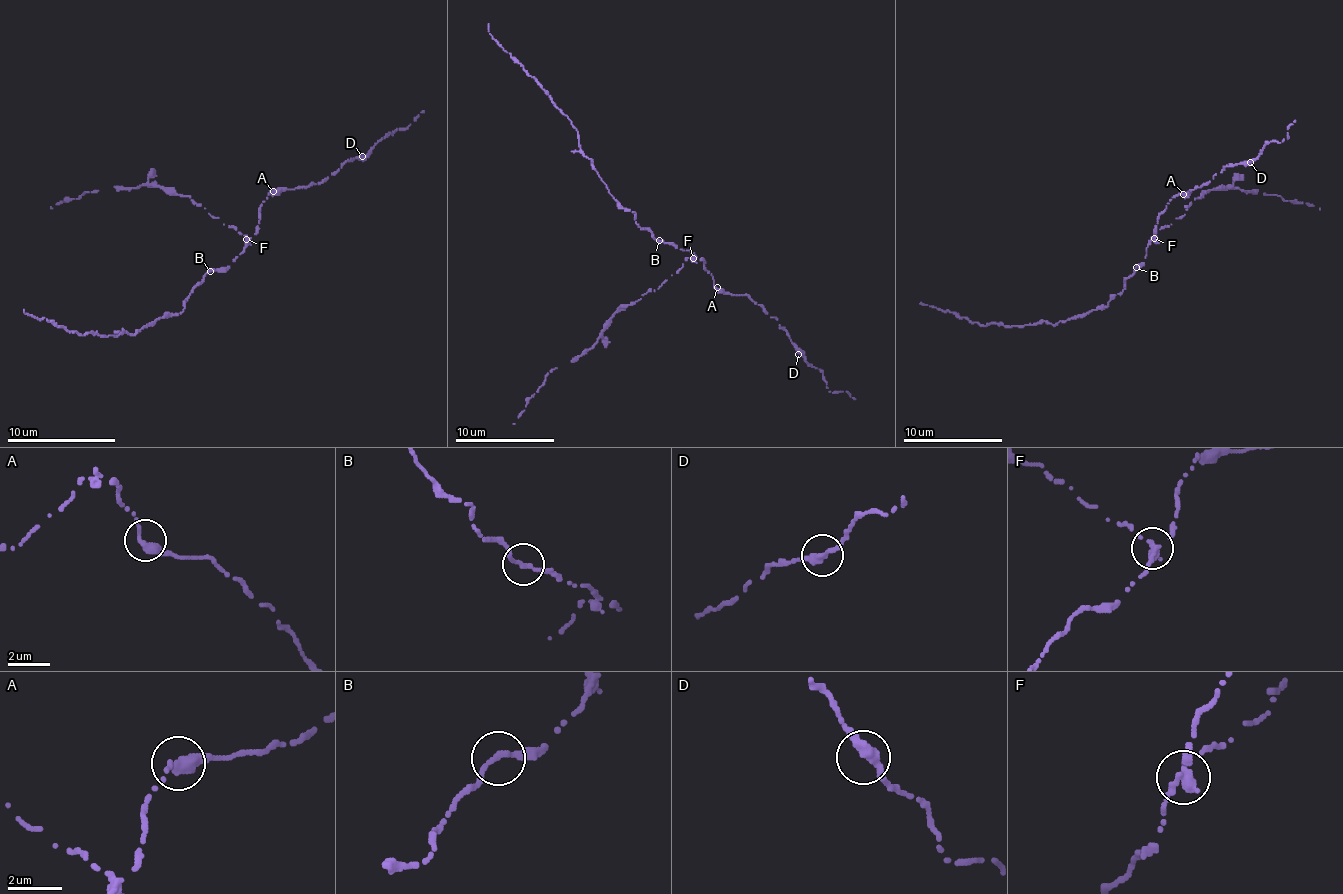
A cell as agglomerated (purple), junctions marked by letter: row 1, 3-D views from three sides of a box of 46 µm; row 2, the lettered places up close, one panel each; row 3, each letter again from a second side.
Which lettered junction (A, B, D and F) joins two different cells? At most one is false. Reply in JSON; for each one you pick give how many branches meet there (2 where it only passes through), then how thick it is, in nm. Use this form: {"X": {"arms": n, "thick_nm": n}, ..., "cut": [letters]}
{"F": {"arms": 2, "thick_nm": 340}, "cut": ["F"]}

